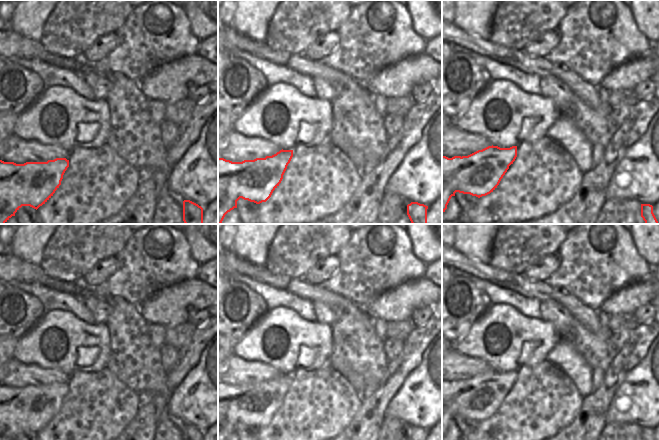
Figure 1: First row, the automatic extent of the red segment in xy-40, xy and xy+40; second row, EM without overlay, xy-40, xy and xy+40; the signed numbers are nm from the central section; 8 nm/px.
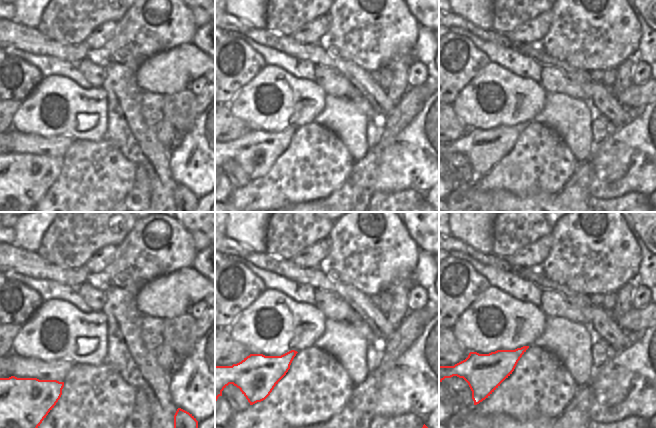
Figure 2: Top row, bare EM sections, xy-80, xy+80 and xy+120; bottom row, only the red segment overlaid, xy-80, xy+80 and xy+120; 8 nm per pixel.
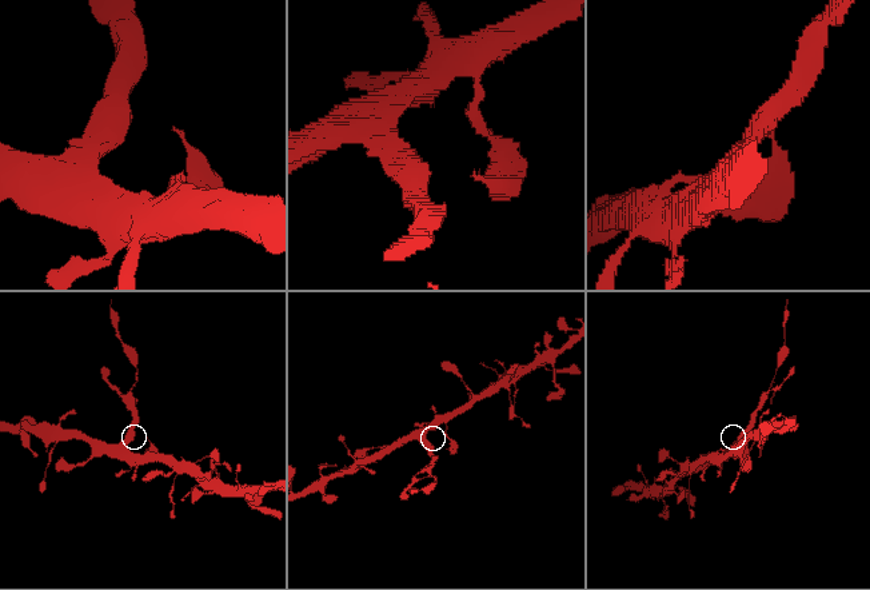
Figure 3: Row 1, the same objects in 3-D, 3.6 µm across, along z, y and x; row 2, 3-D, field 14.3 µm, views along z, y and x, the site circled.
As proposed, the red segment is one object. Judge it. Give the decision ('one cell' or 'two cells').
two cells

